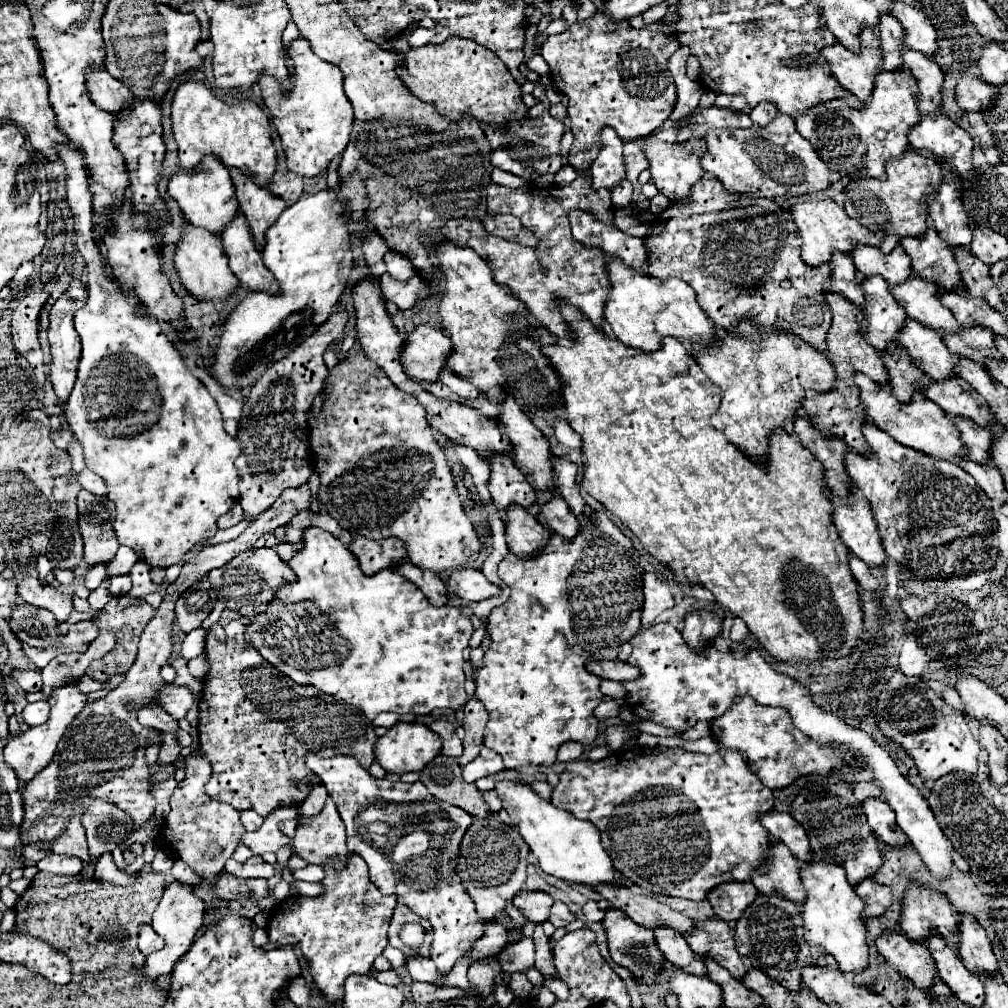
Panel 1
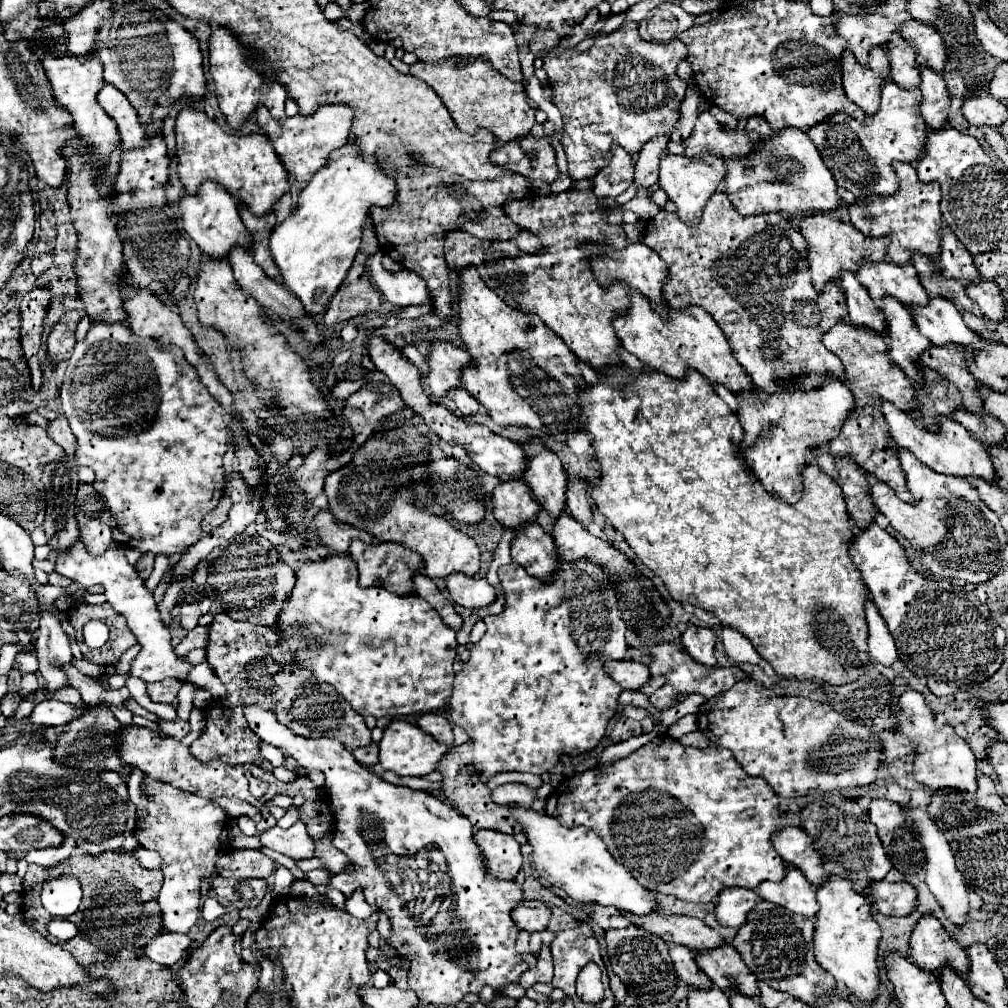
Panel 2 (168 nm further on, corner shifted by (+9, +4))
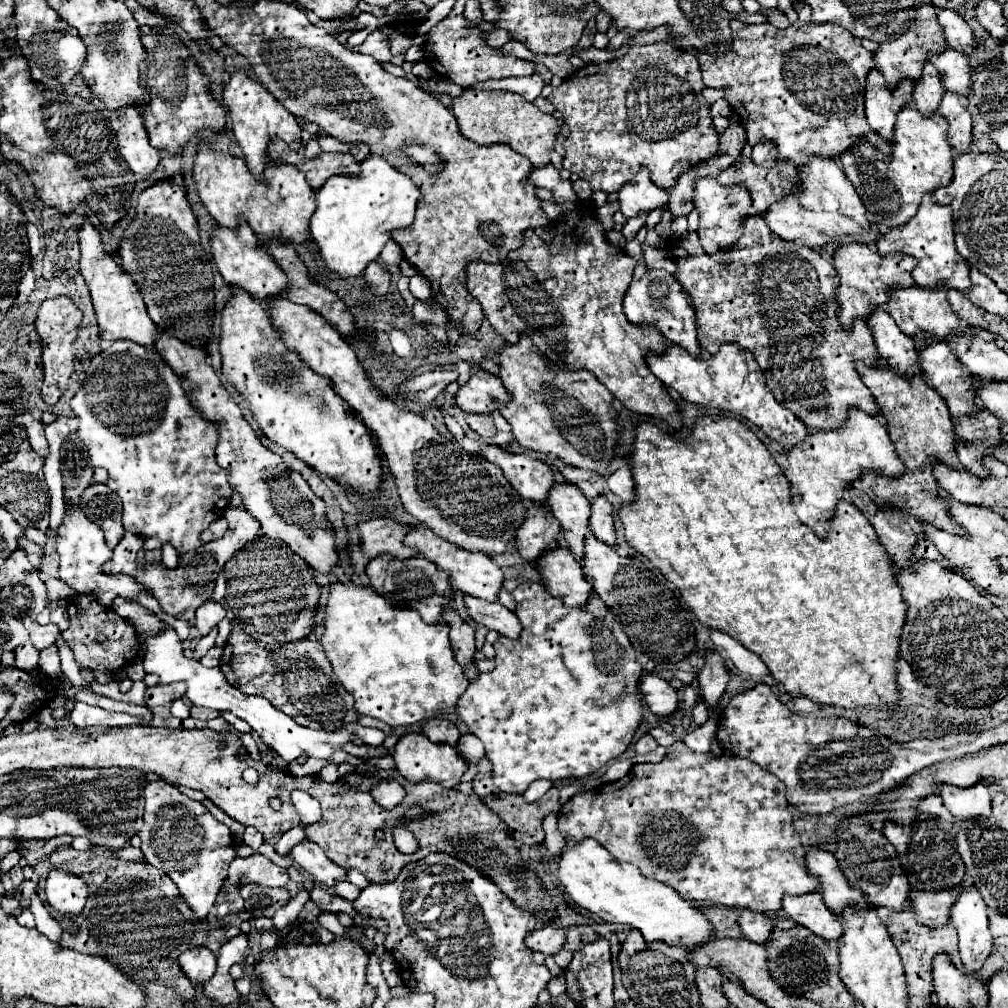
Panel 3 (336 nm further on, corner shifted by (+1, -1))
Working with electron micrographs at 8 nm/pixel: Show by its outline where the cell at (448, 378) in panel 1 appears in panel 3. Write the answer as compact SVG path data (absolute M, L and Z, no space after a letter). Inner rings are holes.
M465 415L465 421L469 423L469 427L481 435L481 437L493 437L497 433L495 425L493 425L493 417L491 415Z

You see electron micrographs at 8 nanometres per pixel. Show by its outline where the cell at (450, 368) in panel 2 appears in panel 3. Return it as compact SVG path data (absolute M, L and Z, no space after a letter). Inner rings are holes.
M483 369L473 371L469 383L463 385L455 397L459 409L479 415L491 415L501 403L507 403L509 399L511 395L503 387L501 379Z

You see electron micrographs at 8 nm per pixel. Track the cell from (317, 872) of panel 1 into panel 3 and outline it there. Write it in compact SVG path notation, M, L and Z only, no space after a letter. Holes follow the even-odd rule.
M349 881L337 883L337 885L333 887L333 891L335 891L339 897L347 899L347 901L353 901L353 899L357 899L357 895L361 893L361 889L359 889L359 887L355 887L355 885L353 885L353 883L349 883Z

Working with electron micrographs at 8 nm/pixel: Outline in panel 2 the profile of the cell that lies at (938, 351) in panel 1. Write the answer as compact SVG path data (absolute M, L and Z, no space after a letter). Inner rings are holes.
M929 346L925 352L921 352L921 362L935 370L941 378L947 382L953 382L957 390L963 396L965 408L975 414L985 414L983 402L977 392L977 382L969 374L965 358L969 358L969 348L965 346Z

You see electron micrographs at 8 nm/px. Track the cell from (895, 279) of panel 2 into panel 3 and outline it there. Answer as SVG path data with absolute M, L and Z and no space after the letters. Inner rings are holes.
M909 287L909 289L895 289L891 291L891 299L885 305L885 309L889 311L889 315L895 319L897 327L907 333L907 335L921 335L921 333L929 333L929 335L921 335L921 339L945 339L945 337L955 337L961 331L965 331L965 323L953 313L953 309L949 307L947 295L945 291L927 291L923 287Z

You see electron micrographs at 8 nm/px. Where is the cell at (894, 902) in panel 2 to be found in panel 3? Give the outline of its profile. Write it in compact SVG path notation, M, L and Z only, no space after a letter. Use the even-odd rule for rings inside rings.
M911 891L911 909L927 927L943 927L949 923L949 907L958 897L953 891Z

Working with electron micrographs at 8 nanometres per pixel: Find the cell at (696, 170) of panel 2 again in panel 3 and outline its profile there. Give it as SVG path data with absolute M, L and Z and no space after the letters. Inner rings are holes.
M713 177L695 181L695 207L701 211L701 223L697 233L707 253L731 249L741 237L741 223L745 221L745 215L751 215L751 199L745 187L723 187Z

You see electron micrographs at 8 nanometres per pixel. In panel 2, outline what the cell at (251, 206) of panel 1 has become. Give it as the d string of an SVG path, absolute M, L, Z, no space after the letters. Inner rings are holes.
M239 206L239 212L241 212L241 220L243 220L245 228L253 236L253 256L255 256L255 262L265 270L267 276L279 280L279 270L273 264L273 258L269 254L269 234L271 234L271 230L273 230L273 226L277 222L275 214L269 212L269 214L257 216L257 214L249 212L247 206Z

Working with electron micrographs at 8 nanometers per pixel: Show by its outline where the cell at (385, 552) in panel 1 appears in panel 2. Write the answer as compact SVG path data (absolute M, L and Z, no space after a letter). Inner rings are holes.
M353 540L349 546L349 554L351 558L357 562L359 568L359 584L363 588L373 586L377 580L383 580L391 592L397 594L409 594L413 592L413 576L419 570L421 564L421 556L413 550L409 550L407 546L401 546L401 542L379 542L379 544L365 544L361 540Z

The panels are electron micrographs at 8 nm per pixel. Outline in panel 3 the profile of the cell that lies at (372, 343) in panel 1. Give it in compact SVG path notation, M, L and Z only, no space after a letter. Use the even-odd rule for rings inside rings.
M481 445L481 455L503 469L503 473L509 477L509 483L523 499L533 503L547 501L547 493L555 485L553 469L547 463L527 455L507 453L495 445Z

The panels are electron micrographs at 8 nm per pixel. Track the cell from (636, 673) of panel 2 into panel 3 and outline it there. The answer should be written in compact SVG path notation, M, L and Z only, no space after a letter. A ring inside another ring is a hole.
M643 675L639 681L639 691L657 717L671 717L679 709L677 691L657 675Z

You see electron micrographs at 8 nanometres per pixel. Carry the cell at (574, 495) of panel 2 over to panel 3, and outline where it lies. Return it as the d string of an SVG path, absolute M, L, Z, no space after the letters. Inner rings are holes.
M599 495L591 503L591 525L589 525L589 529L593 531L593 535L601 543L611 545L611 547L617 545L617 541L615 541L615 525L613 525L613 507L603 495Z

